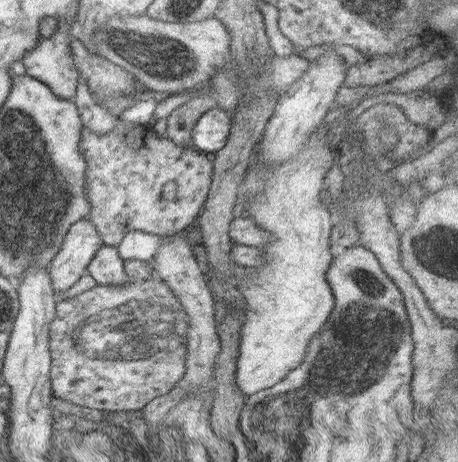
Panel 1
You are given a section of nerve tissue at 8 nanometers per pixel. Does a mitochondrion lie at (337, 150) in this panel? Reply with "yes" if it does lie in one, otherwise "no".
no

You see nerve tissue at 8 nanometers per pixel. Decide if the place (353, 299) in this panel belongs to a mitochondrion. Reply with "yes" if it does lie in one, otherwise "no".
yes

